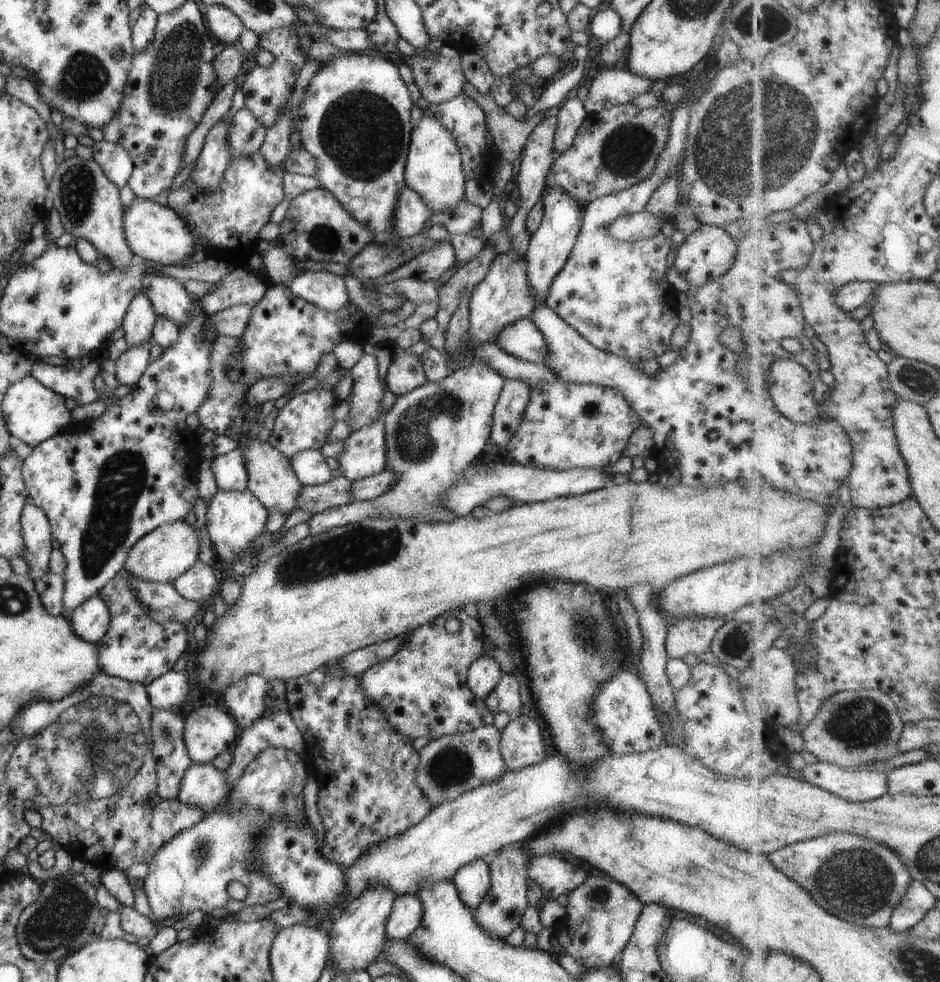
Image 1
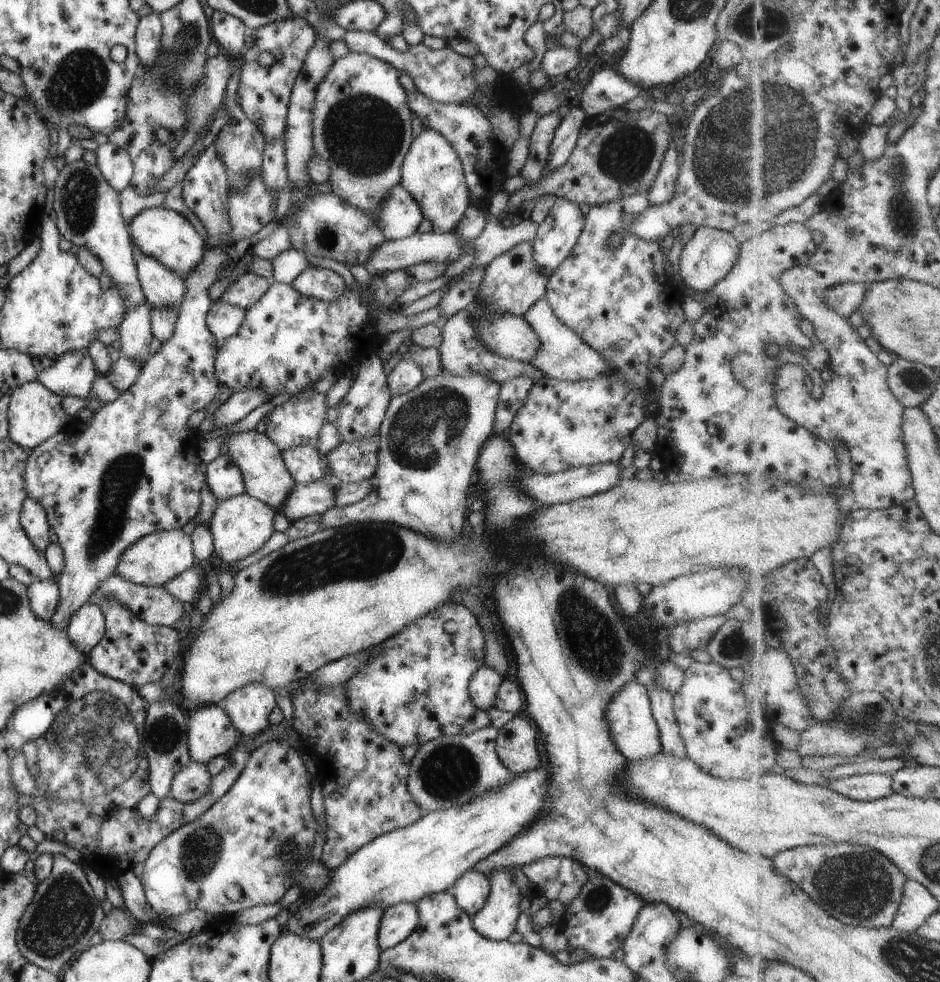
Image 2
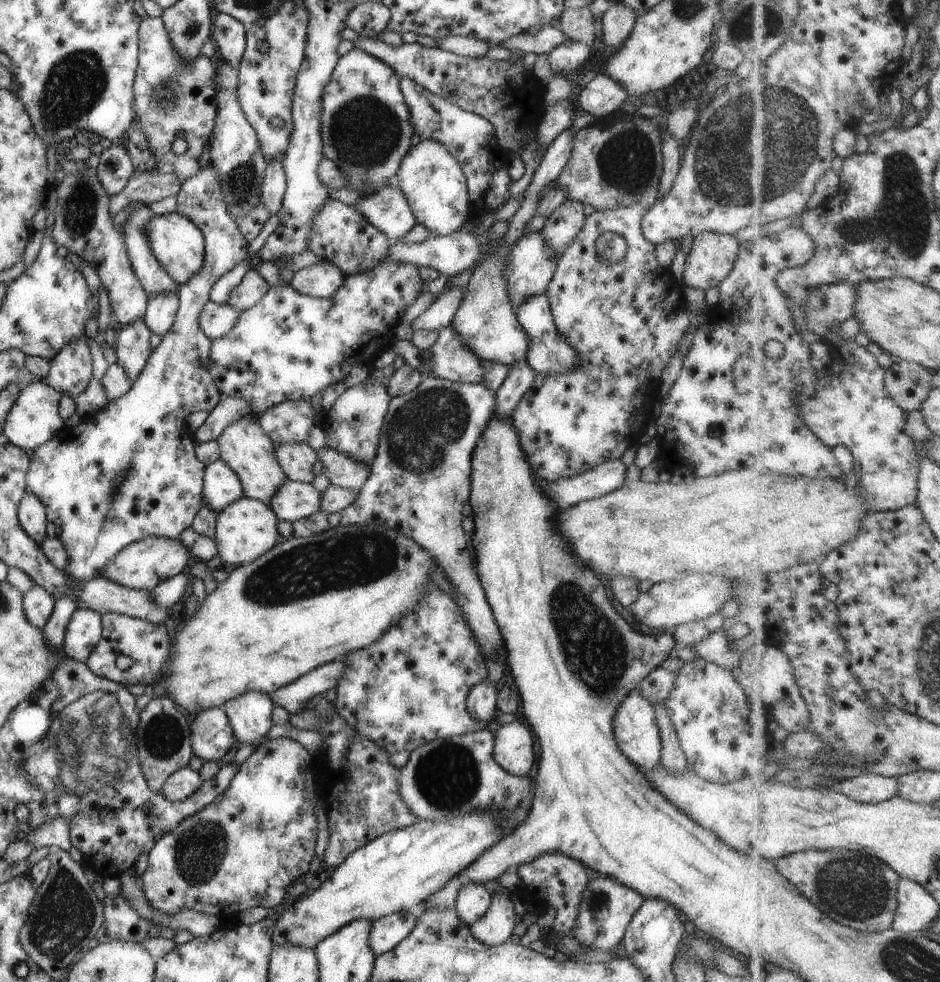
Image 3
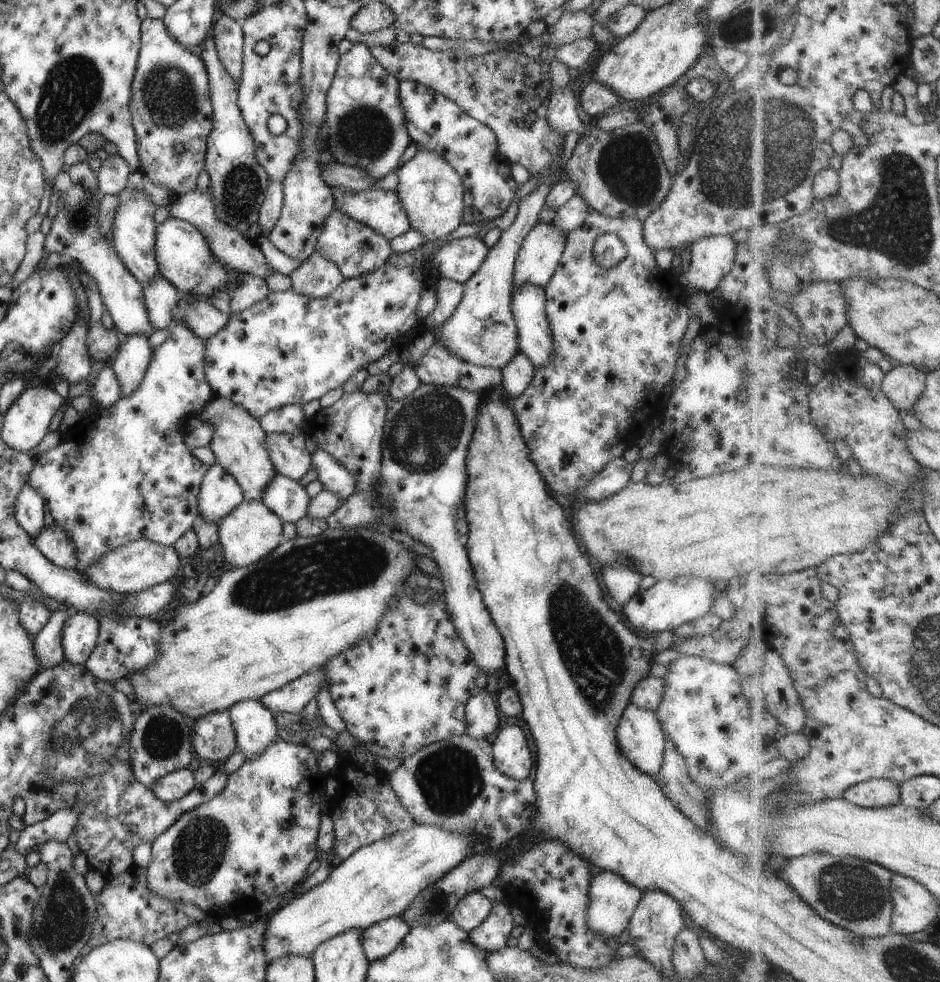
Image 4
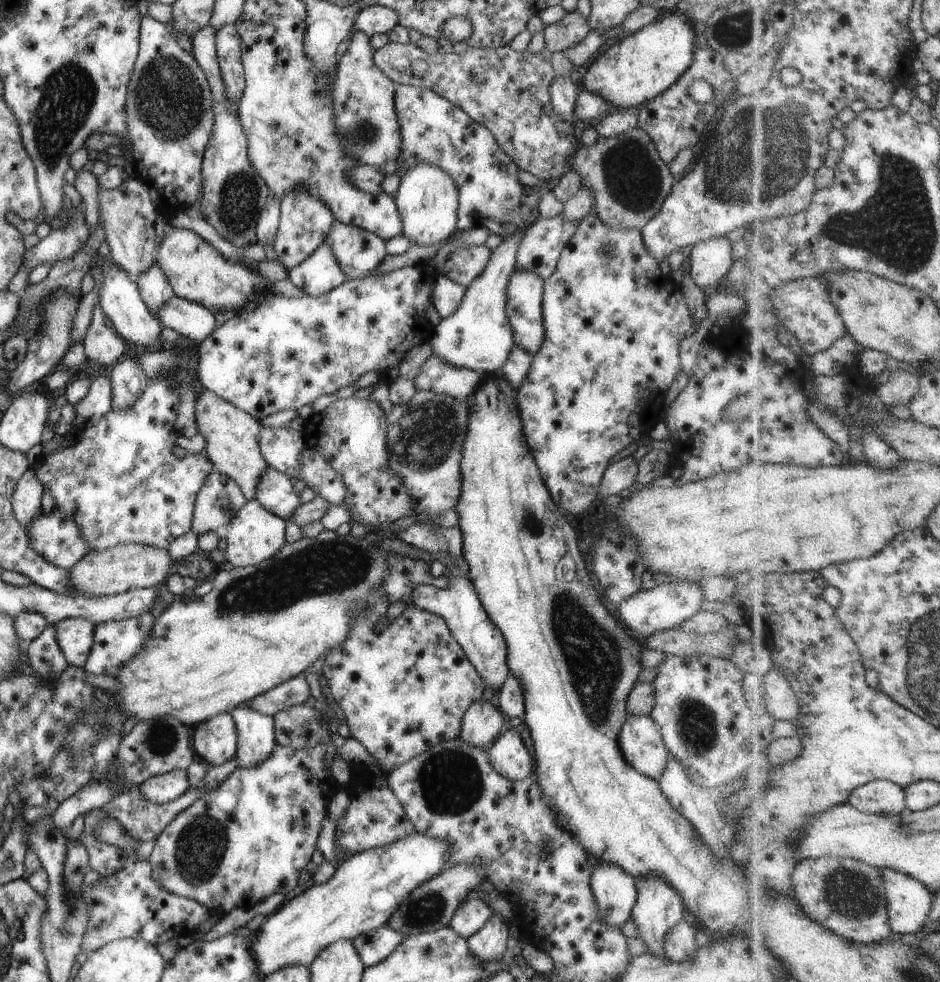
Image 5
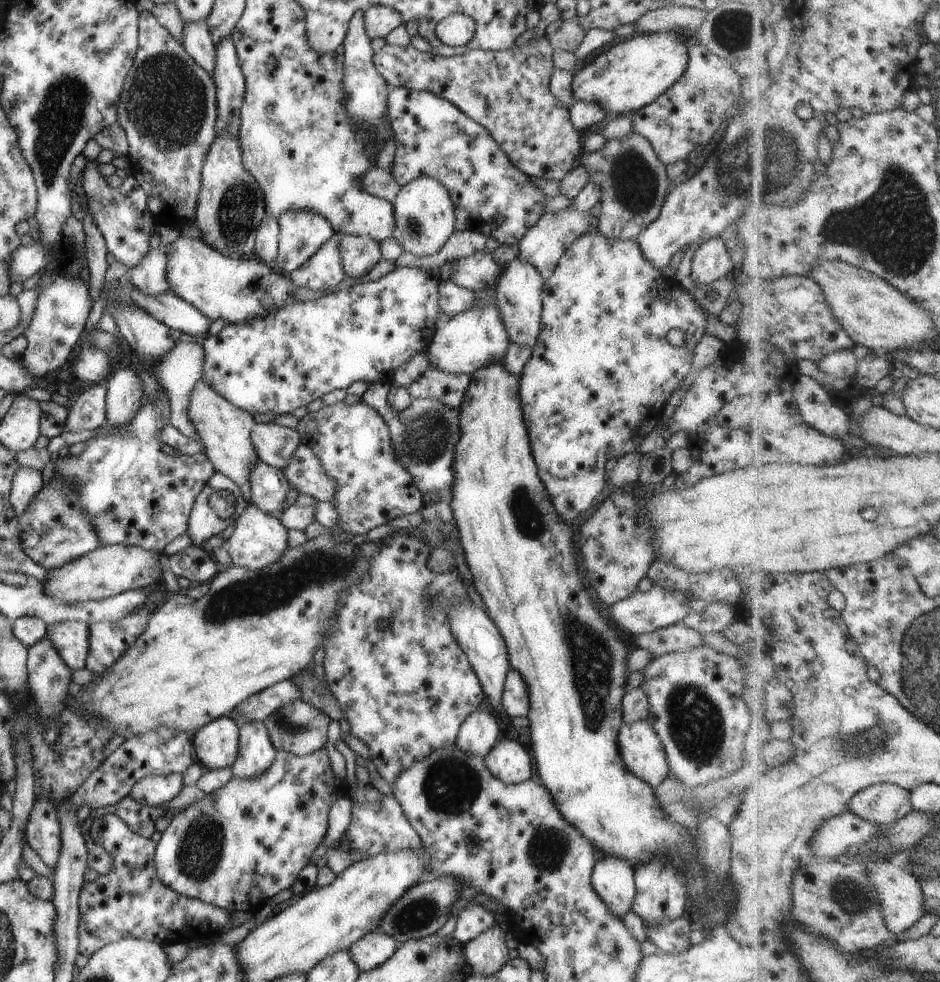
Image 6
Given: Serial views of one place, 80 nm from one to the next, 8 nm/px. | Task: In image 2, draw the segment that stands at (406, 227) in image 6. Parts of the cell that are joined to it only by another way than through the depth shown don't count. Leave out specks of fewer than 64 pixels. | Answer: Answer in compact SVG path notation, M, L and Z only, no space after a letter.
M423 129L409 145L398 182L415 199L423 218L431 221L434 233L451 232L471 203L459 157L436 130Z

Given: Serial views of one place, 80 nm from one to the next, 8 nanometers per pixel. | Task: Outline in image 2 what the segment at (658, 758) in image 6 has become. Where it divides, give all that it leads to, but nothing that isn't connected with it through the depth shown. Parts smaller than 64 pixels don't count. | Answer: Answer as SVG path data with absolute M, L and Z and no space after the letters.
M635 680L626 682L607 703L604 712L609 734L615 748L627 761L640 761L660 752L658 726L650 711L650 700L644 686Z

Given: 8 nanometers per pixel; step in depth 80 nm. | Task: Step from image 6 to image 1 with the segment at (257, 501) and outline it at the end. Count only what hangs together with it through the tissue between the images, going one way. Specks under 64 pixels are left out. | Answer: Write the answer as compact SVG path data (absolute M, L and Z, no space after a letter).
M335 475L327 482L302 486L295 499L295 509L299 508L299 510L305 510L314 515L328 508L351 503L351 485L352 482L345 477Z

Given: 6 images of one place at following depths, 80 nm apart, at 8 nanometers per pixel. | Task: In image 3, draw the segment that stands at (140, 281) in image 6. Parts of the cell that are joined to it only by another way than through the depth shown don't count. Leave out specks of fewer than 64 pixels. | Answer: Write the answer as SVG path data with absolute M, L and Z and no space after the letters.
M177 290L147 297L144 323L153 334L163 336L173 324L178 309Z

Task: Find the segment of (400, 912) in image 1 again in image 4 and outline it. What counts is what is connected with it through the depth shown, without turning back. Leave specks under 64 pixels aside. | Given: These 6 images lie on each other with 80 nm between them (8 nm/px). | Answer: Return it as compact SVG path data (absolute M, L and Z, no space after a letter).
M400 914L369 925L360 932L365 958L371 962L387 956L403 940L409 929Z

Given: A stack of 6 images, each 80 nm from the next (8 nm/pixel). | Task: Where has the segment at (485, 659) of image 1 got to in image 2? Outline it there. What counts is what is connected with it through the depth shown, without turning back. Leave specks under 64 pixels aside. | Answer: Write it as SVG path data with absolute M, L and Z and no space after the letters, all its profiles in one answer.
M485 664L480 666L470 678L468 684L471 704L474 704L475 708L479 710L488 711L493 707L495 695L502 680L503 676L499 676L495 670Z

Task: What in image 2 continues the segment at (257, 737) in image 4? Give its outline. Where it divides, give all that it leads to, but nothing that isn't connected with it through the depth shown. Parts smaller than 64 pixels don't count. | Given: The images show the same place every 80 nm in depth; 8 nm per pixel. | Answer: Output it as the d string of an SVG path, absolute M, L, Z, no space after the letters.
M249 683L223 699L223 710L243 738L252 737L269 726L268 714L276 705L274 695L274 690Z

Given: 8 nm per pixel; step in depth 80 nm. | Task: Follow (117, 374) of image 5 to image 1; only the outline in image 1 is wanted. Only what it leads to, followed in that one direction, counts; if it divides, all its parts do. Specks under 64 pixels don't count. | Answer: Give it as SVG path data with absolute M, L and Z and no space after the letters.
M141 291L137 292L128 304L120 324L128 348L150 340L155 319L150 300Z

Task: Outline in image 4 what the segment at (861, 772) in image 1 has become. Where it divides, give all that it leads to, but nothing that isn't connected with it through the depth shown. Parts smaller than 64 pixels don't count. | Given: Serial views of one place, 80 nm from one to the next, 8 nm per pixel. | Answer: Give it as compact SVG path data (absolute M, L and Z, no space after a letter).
M871 779L851 787L844 797L866 809L882 809L901 803L902 790L891 779Z

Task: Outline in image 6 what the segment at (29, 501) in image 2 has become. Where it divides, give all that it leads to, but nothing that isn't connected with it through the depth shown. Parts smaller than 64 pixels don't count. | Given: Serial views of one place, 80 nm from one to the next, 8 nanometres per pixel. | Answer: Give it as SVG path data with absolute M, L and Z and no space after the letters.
M19 467L12 476L8 499L18 517L29 499L44 485L41 472L31 467Z

